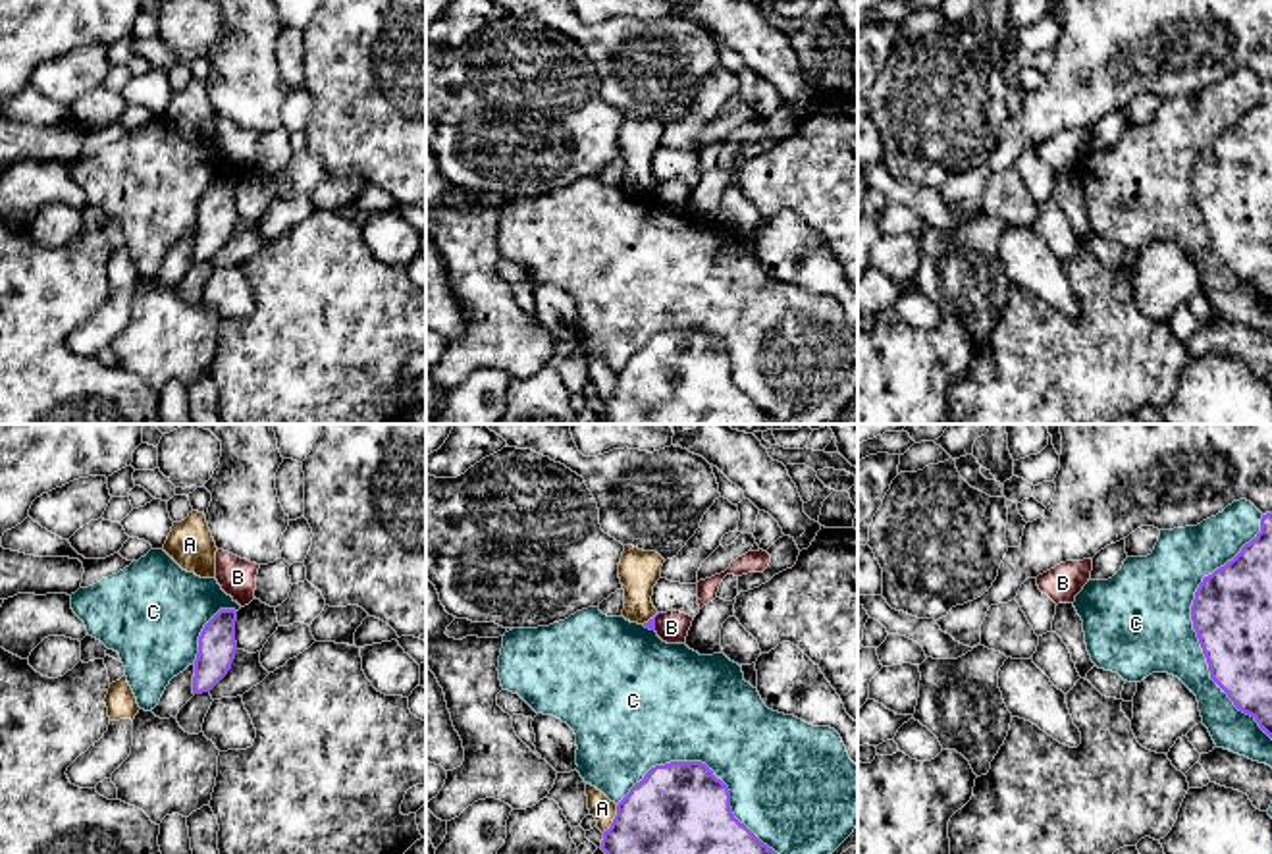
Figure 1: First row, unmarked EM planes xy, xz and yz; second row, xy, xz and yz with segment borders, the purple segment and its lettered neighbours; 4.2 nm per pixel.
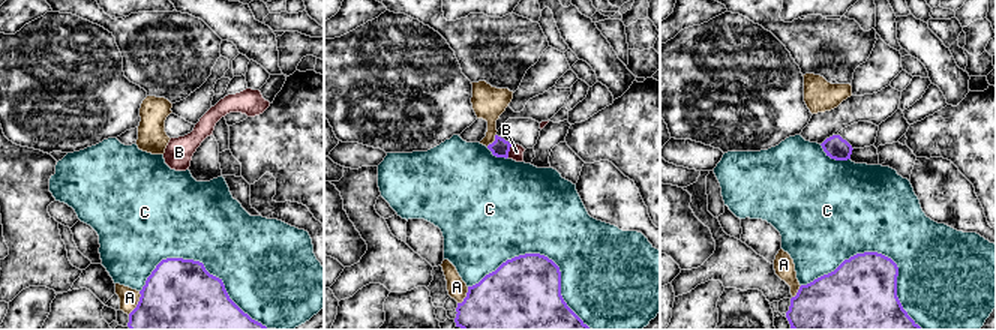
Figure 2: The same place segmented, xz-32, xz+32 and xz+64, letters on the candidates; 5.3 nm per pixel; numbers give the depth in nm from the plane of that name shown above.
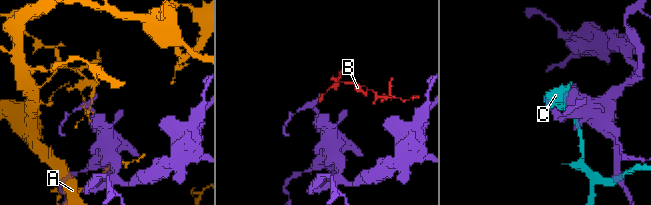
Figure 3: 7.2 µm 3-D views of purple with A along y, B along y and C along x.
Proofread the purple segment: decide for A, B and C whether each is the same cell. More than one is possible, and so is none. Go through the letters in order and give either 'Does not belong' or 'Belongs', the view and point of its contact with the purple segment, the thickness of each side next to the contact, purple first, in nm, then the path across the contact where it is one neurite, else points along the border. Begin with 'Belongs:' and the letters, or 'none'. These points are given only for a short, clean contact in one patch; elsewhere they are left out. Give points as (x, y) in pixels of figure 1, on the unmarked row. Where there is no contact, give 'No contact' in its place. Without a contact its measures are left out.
Belongs: none
A: Does not belong. Touches purple at xz (613, 388). Thickness 500 nm (purple) against 100 nm
B: Does not belong. Touches purple at xz (654, 189). Thickness 40 nm (purple) against 140 nm. Boundary: xz (660, 182), (654, 197)
C: Does not belong. Touches purple at yz (1193, 193). Thickness 340 nm (purple) against 440 nm

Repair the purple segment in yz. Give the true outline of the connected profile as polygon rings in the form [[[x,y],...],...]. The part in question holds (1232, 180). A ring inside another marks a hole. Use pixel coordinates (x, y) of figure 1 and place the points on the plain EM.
[[[1272,81],[1232,129],[1203,147],[1191,189],[1210,247],[1272,307]]]

